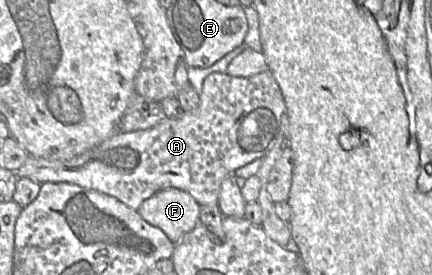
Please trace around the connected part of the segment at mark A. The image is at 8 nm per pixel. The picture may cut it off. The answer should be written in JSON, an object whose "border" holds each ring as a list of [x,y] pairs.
{"border":[[[268,69],[251,77],[233,77],[226,73],[214,72],[209,74],[203,81],[202,91],[199,94],[200,104],[196,110],[184,112],[179,118],[164,118],[161,122],[152,128],[144,130],[135,130],[130,132],[116,132],[109,139],[101,144],[89,149],[88,151],[69,160],[48,160],[44,158],[36,158],[29,156],[25,163],[17,170],[18,178],[28,178],[39,184],[52,183],[69,183],[80,187],[96,190],[98,192],[115,197],[128,207],[138,210],[144,200],[155,194],[156,192],[175,187],[187,191],[193,196],[197,203],[201,205],[218,205],[221,183],[229,174],[235,173],[235,170],[242,167],[255,159],[264,157],[278,138],[281,117],[286,113],[286,104],[282,92]]]}

